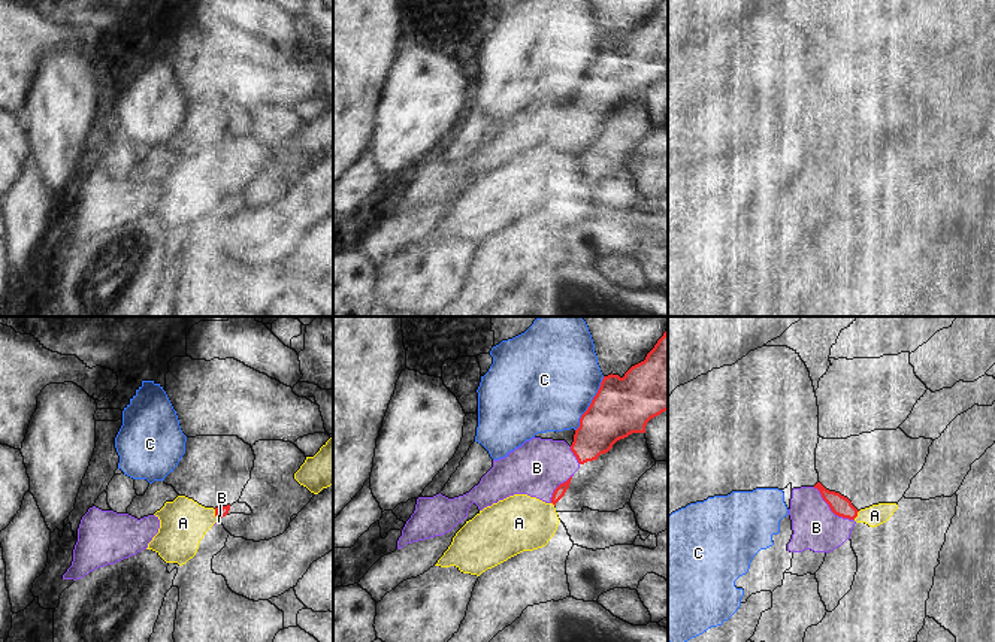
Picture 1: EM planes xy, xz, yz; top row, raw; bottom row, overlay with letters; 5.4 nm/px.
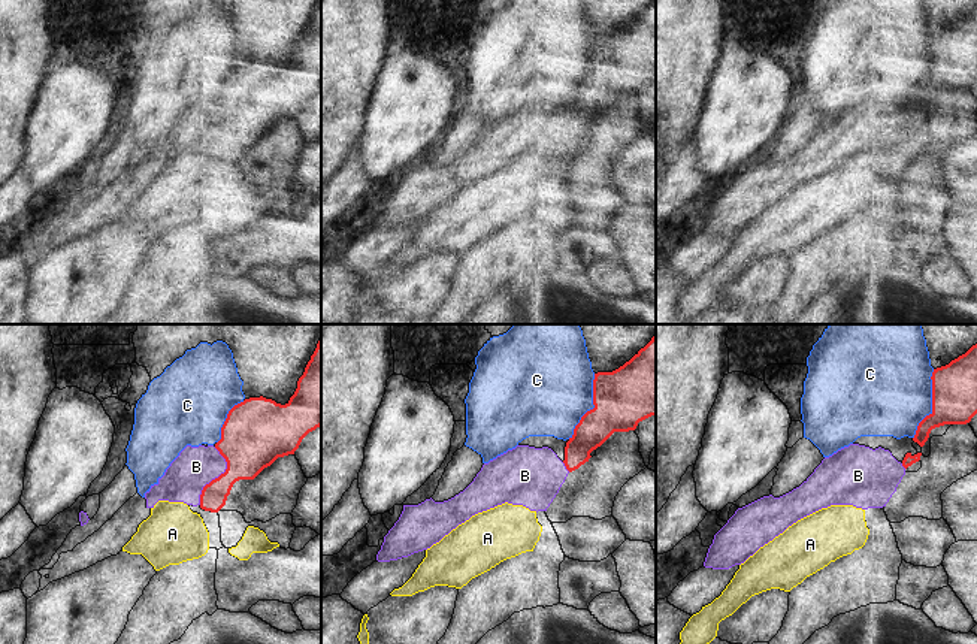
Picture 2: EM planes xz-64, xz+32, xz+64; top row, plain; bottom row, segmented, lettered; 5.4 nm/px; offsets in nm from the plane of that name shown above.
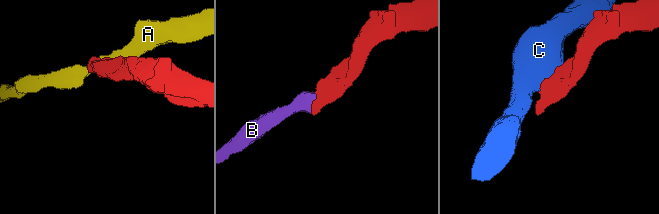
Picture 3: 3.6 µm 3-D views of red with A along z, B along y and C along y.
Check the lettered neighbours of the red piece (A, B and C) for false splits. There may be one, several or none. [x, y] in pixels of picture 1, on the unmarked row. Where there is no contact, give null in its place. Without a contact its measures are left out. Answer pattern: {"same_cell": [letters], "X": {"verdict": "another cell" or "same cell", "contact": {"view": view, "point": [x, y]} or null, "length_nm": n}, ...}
{"same_cell": ["B"], "A": {"verdict": "another cell", "contact": {"view": "xy", "point": [215, 179]}, "length_nm": 60}, "B": {"verdict": "same cell", "contact": {"view": "yz", "point": [831, 175]}, "length_nm": 280}, "C": {"verdict": "another cell", "contact": {"view": "xz", "point": [590, 69]}, "length_nm": 340}}

